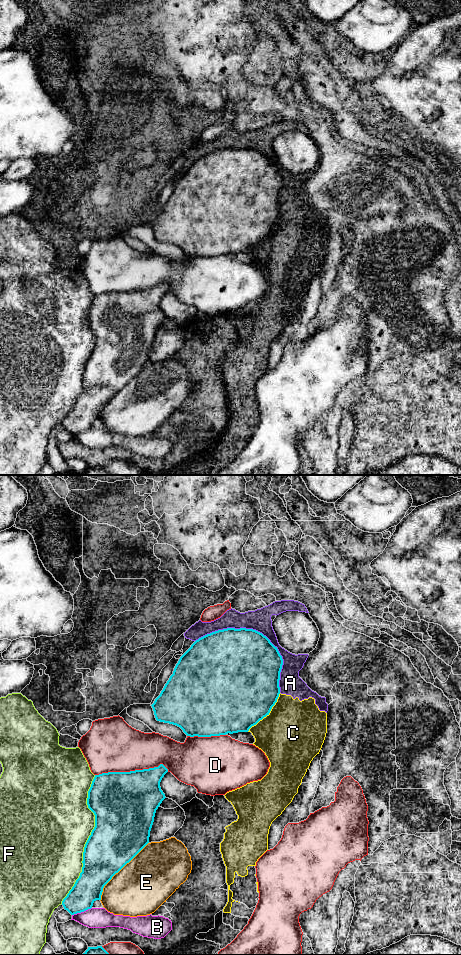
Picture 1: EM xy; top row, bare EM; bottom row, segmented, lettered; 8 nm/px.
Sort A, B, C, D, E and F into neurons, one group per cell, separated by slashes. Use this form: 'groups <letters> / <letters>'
groups A C / B / D / E / F

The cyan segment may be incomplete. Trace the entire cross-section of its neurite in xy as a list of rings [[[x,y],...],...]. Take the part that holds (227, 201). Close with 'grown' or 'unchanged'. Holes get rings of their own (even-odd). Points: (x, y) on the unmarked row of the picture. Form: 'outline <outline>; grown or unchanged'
outline [[[227,148],[196,160],[180,177],[173,194],[151,225],[157,241],[180,247],[190,257],[211,257],[248,252],[269,235],[280,214],[283,179],[277,167],[262,153],[246,148]]]; unchanged

